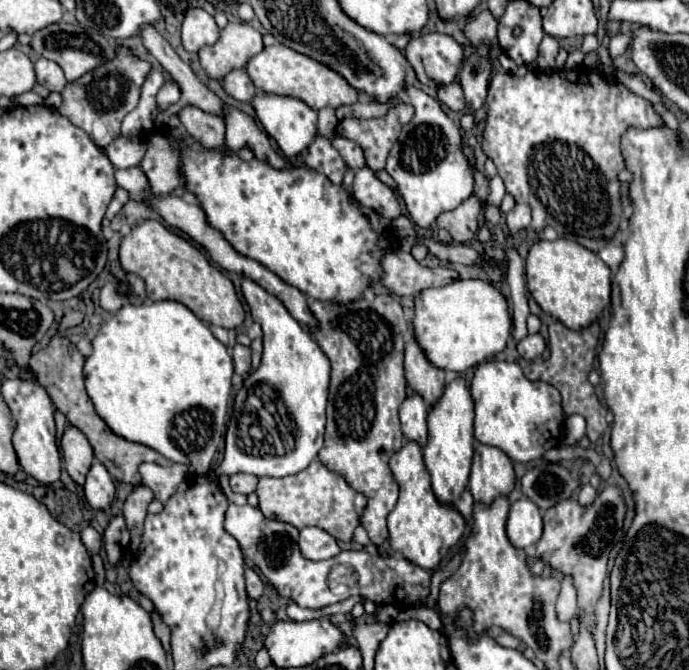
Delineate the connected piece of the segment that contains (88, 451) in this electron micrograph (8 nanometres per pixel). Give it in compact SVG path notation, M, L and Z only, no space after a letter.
M72 425L66 427L62 437L62 451L64 451L64 463L68 475L78 483L84 485L86 473L94 461L94 453L86 437Z

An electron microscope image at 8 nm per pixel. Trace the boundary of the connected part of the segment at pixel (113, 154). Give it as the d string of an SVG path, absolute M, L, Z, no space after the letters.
M118 137L104 149L104 153L108 155L108 159L116 169L126 169L140 165L146 147L148 145L142 137Z

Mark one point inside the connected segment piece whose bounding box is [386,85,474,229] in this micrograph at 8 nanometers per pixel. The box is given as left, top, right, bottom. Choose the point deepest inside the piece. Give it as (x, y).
(426, 162)

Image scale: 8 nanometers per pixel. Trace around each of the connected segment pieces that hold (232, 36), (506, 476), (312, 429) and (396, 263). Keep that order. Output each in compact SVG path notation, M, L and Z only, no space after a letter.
M228 23L220 31L220 39L206 49L200 49L202 69L210 79L224 79L234 69L244 69L246 63L264 49L262 35L248 23Z
M476 445L468 485L476 503L490 505L496 497L506 497L516 485L512 461L496 447Z
M242 277L242 295L250 307L252 319L262 325L264 353L260 367L244 379L246 388L235 397L233 417L241 415L246 401L246 419L234 419L228 427L224 461L214 471L226 477L234 473L250 473L256 477L294 475L306 469L322 448L330 363L322 349L318 349L310 331L302 329L274 295L248 277Z
M388 249L384 257L382 283L396 295L414 295L428 287L442 287L458 279L452 267L422 267L410 253Z

